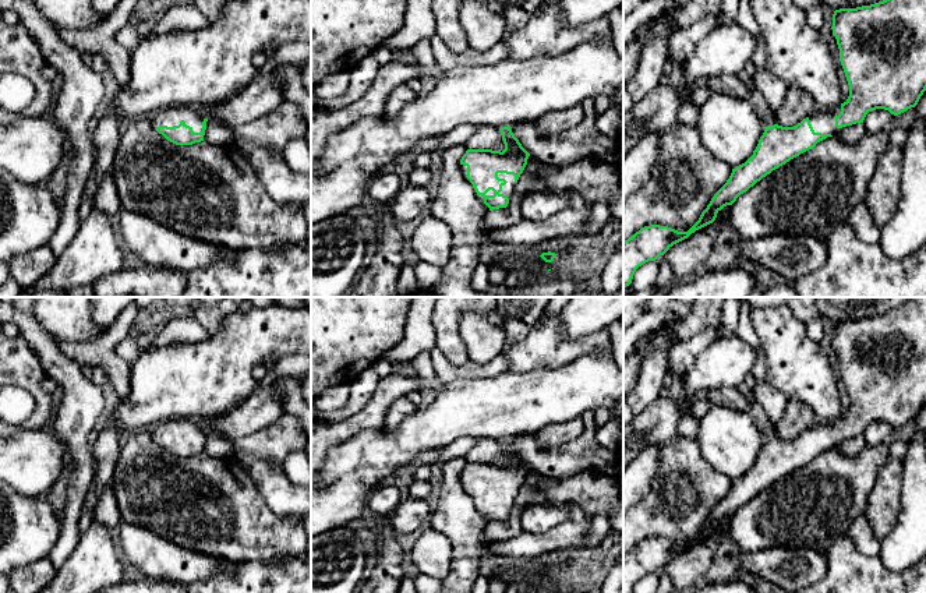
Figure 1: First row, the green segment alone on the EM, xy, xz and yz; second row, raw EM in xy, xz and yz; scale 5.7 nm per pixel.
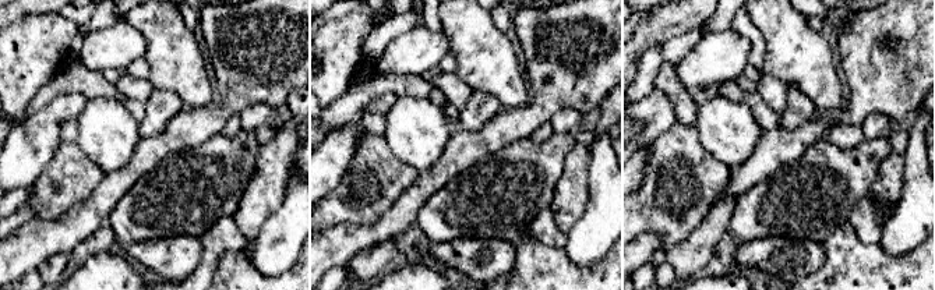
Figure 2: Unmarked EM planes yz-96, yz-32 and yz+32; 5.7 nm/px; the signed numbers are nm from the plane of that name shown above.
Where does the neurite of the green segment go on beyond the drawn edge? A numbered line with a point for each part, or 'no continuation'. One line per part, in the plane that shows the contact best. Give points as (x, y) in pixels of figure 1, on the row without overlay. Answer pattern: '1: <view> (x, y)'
1: xy (170, 429)

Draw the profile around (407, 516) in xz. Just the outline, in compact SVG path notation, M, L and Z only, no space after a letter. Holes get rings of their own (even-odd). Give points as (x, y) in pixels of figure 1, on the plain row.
M403 498L403 501L388 516L389 526L395 533L407 534L417 530L428 520L432 502L428 498Z

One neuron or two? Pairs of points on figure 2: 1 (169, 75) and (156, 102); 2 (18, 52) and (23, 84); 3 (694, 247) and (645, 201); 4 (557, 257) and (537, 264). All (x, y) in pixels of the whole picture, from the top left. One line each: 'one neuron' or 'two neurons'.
1: two neurons
2: one neuron
3: two neurons
4: one neuron

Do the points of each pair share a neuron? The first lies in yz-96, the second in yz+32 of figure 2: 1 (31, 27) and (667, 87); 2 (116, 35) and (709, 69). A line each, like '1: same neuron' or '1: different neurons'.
1: different neurons
2: same neuron

